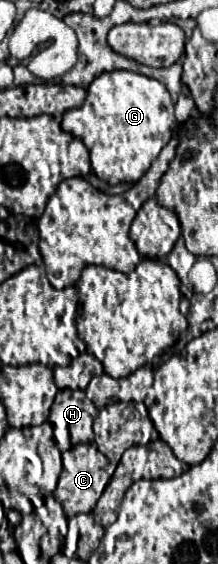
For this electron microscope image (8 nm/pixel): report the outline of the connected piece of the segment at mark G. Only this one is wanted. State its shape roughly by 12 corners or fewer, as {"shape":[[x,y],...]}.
{"shape":[[101,73],[61,127],[109,185],[137,183],[177,131],[163,83]]}

